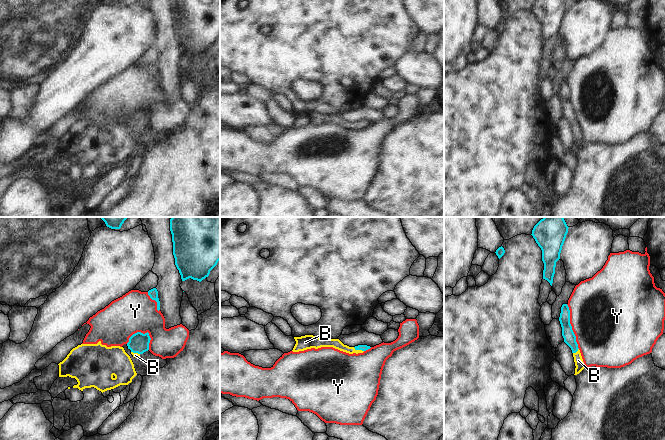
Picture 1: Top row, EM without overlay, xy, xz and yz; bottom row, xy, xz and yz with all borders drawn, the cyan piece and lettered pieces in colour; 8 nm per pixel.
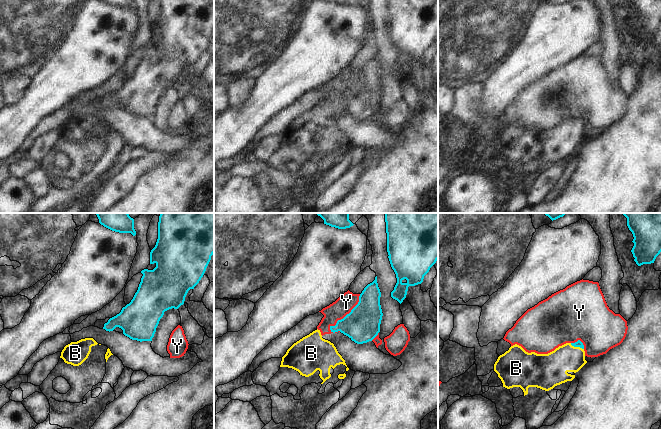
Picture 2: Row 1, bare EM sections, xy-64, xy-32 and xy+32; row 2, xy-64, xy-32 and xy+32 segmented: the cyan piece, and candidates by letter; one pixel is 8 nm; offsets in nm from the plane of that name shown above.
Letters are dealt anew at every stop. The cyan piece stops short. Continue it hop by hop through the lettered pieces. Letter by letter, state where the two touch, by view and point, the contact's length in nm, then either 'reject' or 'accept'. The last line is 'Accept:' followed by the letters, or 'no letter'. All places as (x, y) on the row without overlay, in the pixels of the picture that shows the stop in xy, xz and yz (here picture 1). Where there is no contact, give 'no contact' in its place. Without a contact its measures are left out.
B: meets cyan in xz at (358, 125); contact 90 nm long; accept
Y: meets cyan in yz at (571, 102); contact 380 nm long; reject
Accept: B

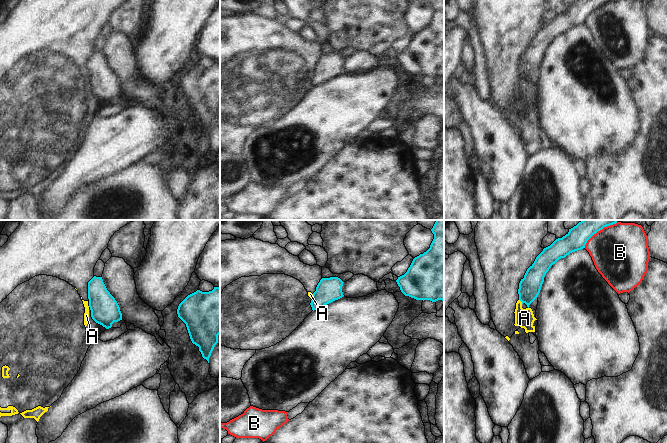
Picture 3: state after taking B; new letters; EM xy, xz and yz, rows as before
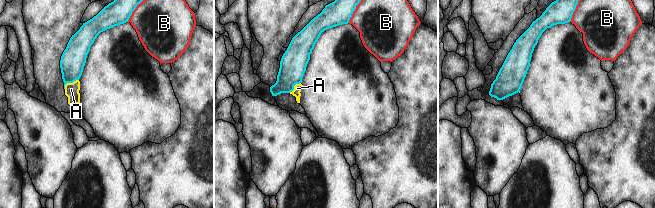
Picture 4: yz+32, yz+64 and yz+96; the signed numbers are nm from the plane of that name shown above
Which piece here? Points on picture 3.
A: meets cyan in yz at (520, 76); contact 50 nm long; reject
B: meets cyan in yz at (597, 7); contact 300 nm long; reject
Accept: no letter

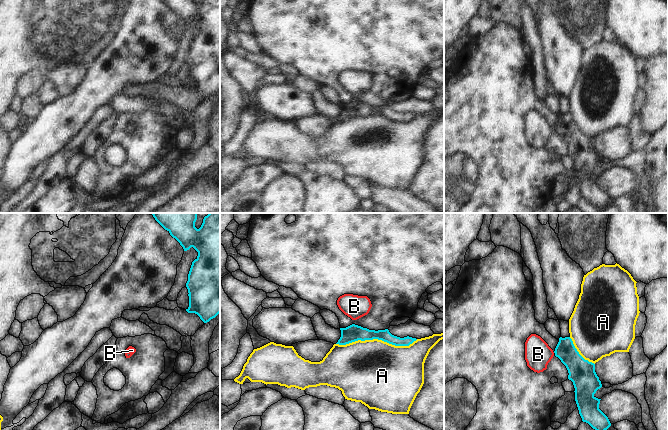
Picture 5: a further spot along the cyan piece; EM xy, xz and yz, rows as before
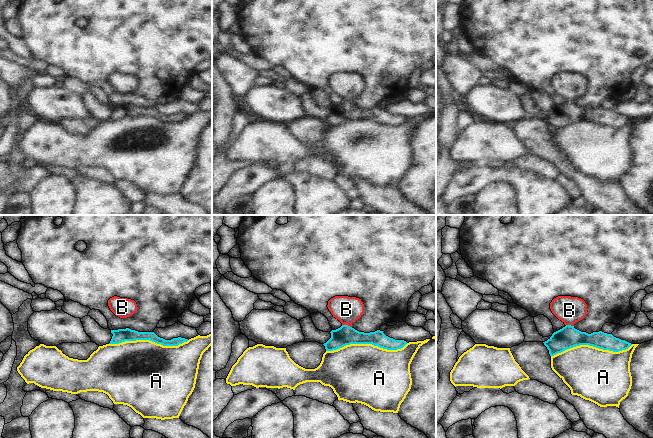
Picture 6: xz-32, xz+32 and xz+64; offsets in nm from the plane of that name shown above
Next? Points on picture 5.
A: meets cyan in xz at (376, 114); contact 650 nm long; reject
B: meets cyan in xy at (129, 126); contact 40 nm long; accept
Accept: B

